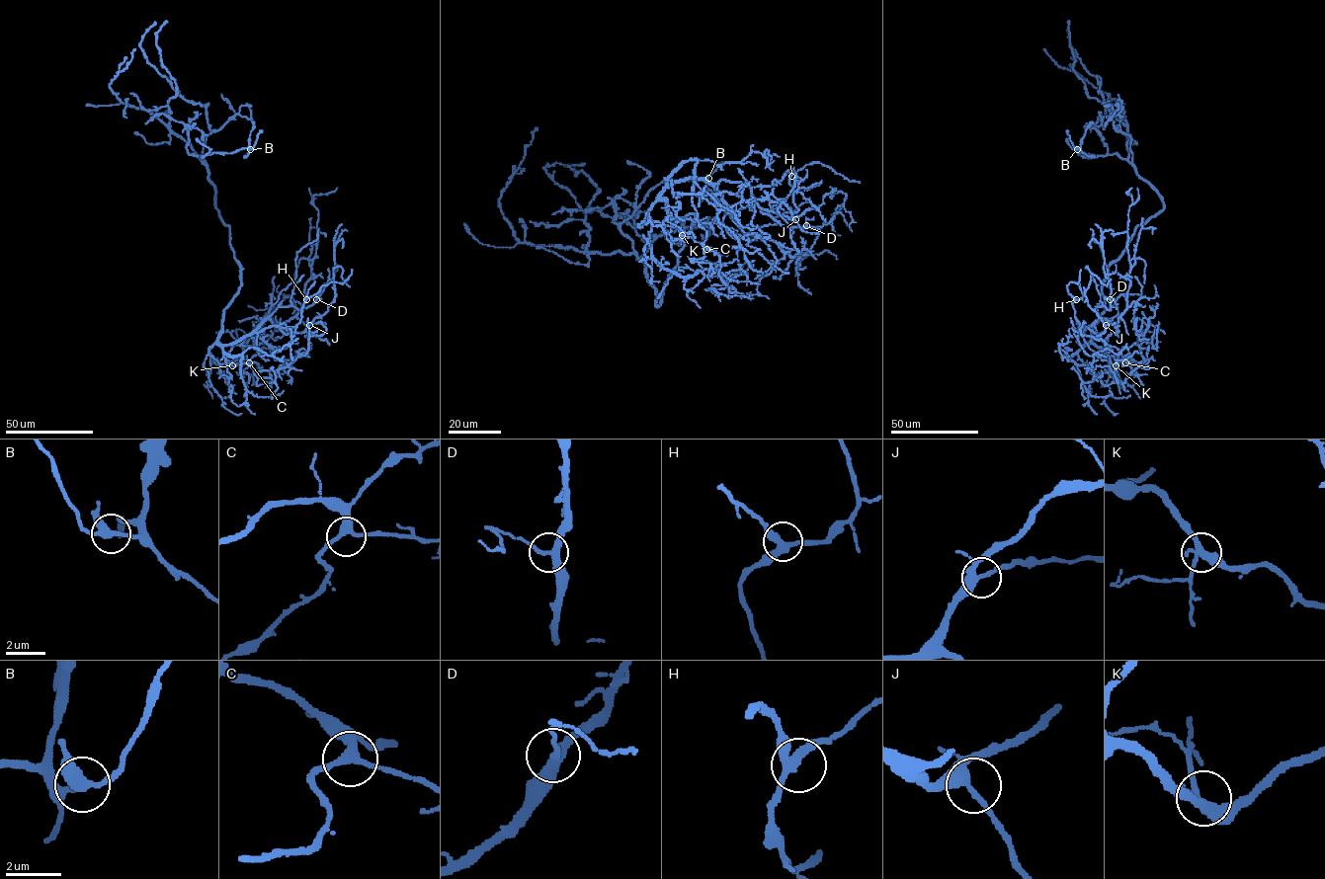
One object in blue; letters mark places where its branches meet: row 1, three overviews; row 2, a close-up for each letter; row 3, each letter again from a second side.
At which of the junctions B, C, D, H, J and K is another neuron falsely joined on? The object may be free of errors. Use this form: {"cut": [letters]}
{"cut": []}

